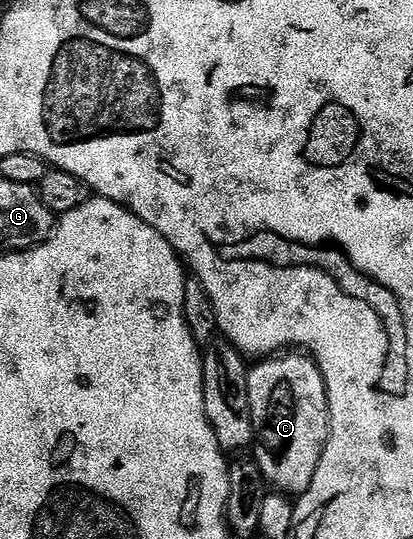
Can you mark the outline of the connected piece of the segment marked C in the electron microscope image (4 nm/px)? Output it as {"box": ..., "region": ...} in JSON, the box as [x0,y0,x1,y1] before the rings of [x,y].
{"box":[247,351,329,495],"region":[[[301,351],[270,355],[250,368],[247,395],[255,434],[251,457],[265,476],[266,486],[286,495],[305,493],[329,438],[329,396],[319,367]]]}

